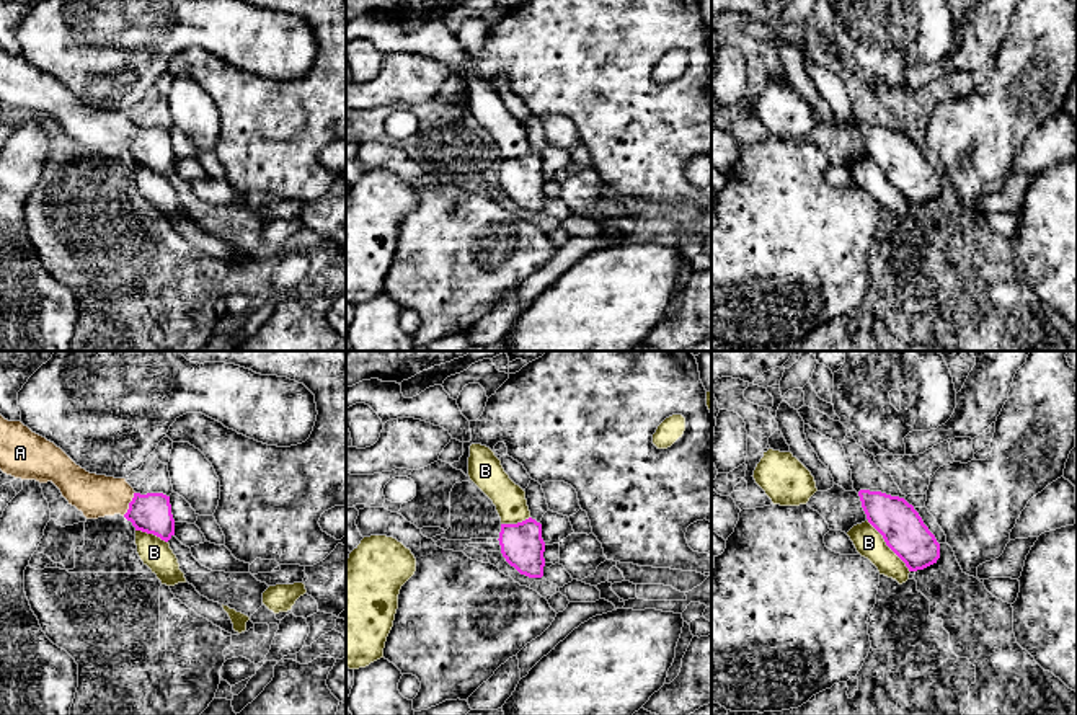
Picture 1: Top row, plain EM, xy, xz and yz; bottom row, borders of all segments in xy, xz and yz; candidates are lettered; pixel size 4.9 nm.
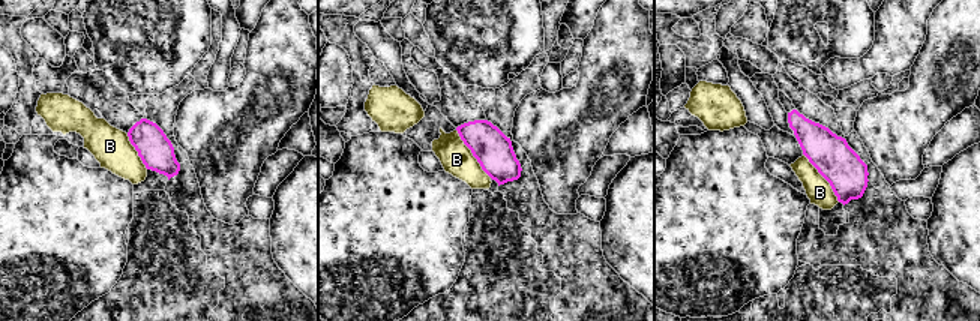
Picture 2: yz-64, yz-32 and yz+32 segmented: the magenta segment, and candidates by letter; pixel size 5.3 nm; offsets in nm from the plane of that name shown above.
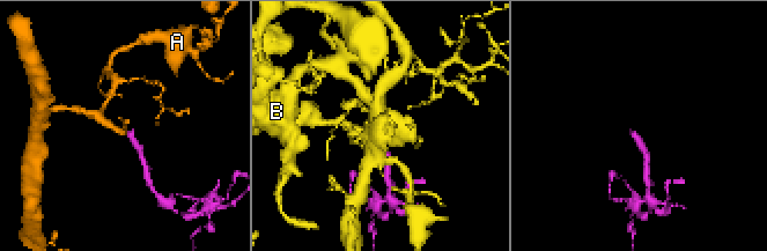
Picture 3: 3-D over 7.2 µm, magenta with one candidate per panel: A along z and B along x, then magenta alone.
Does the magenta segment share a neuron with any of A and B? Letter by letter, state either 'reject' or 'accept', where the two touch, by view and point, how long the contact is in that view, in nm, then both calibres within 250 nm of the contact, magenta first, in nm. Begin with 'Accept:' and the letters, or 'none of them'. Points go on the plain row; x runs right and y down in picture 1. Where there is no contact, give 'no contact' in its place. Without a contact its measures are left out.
Accept: A
A: accept | xy (129, 137) | 130 nm | 200/200 nm
B: reject | yz (888, 180) | 340 nm | 220/140 nm

